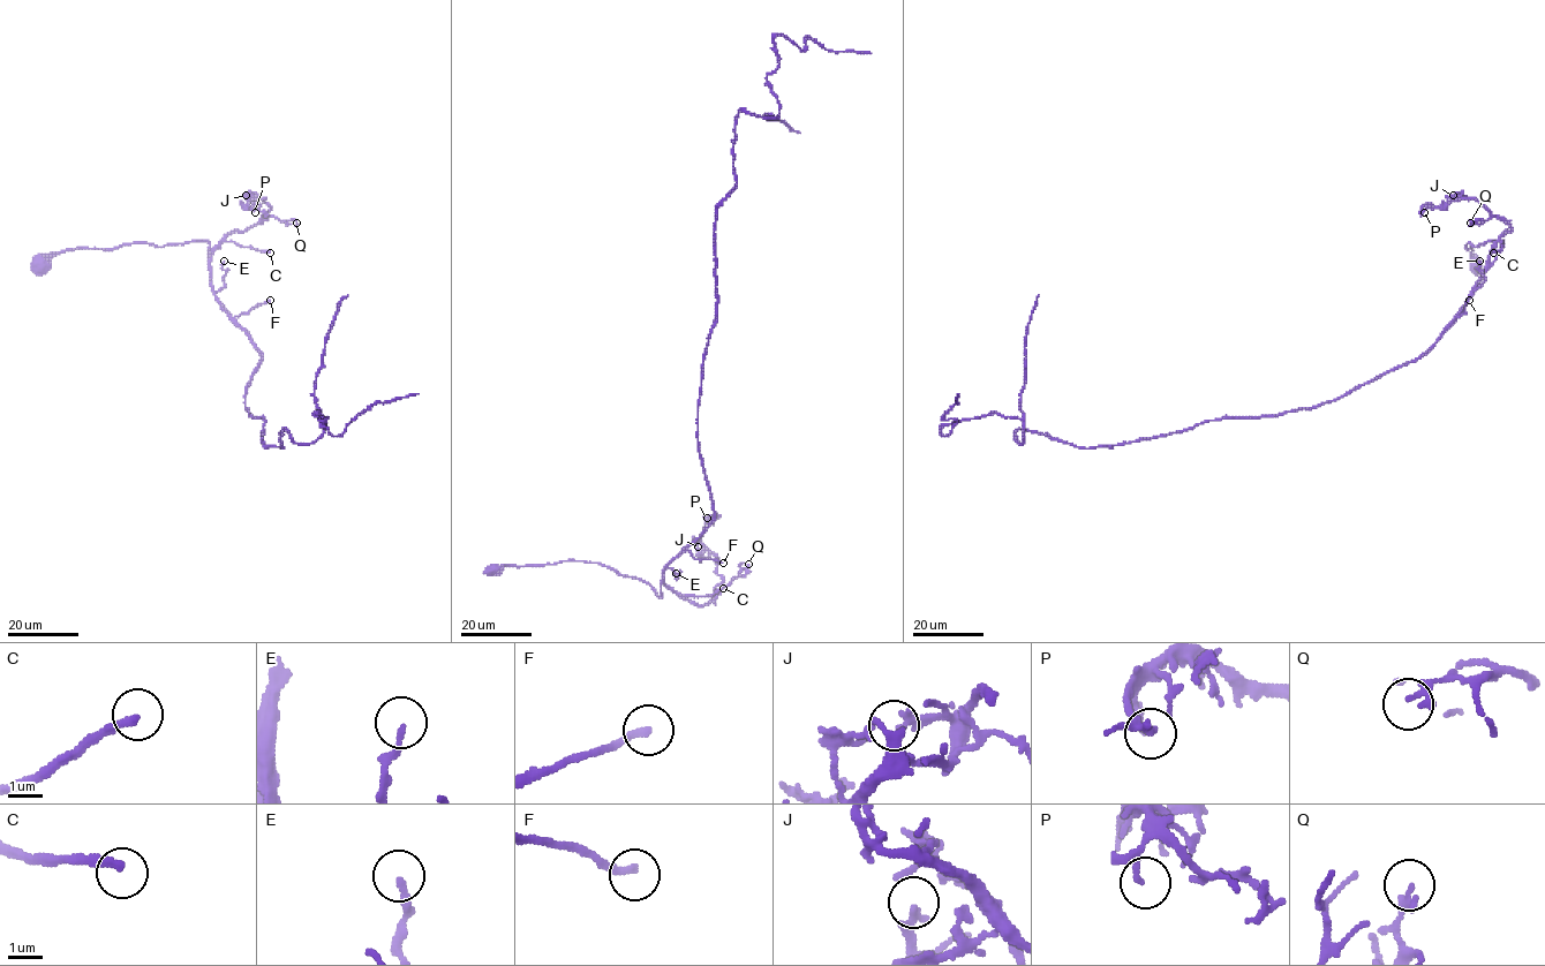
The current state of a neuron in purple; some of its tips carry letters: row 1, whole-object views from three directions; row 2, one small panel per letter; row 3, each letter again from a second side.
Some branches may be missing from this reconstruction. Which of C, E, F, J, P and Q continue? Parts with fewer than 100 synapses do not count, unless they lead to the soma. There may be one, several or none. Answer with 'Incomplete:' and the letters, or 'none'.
Incomplete: none

